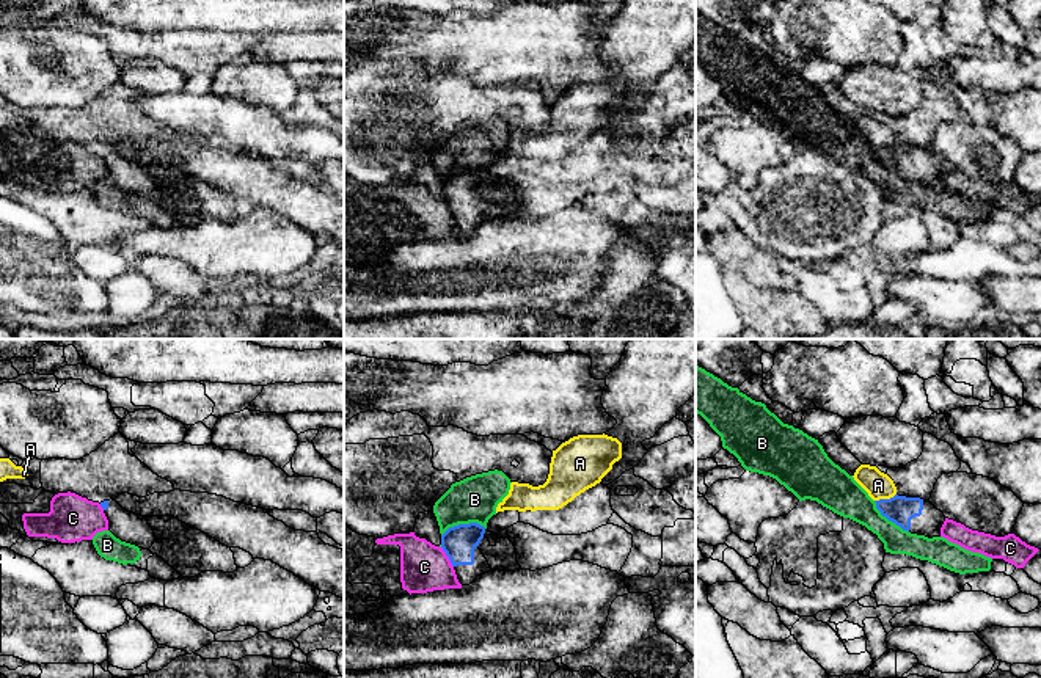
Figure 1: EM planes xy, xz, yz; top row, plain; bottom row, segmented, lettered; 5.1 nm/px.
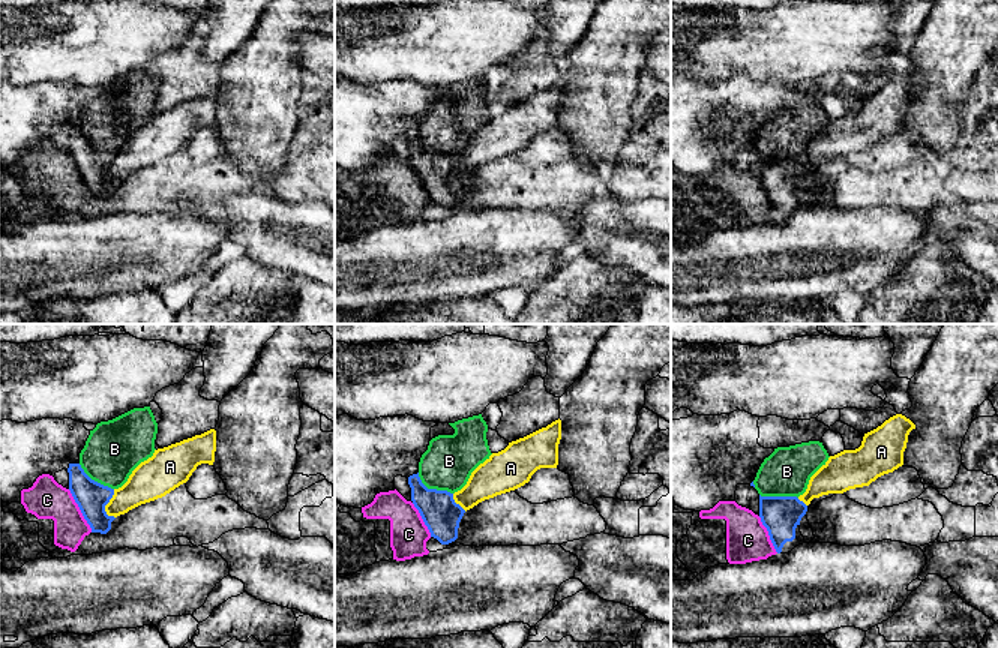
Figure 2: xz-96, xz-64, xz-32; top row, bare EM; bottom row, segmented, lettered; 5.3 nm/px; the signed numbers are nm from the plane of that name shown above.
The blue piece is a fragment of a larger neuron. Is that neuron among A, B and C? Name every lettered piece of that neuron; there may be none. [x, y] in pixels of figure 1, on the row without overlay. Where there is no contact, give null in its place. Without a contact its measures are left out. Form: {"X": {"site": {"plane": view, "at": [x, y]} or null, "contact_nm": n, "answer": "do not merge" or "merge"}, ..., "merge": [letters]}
{"A": {"site": {"plane": "yz", "at": [884, 148]}, "contact_nm": 120, "answer": "do not merge"}, "B": {"site": {"plane": "xz", "at": [463, 173]}, "contact_nm": 240, "answer": "do not merge"}, "C": {"site": {"plane": "xz", "at": [448, 204]}, "contact_nm": 130, "answer": "do not merge"}, "merge": []}

